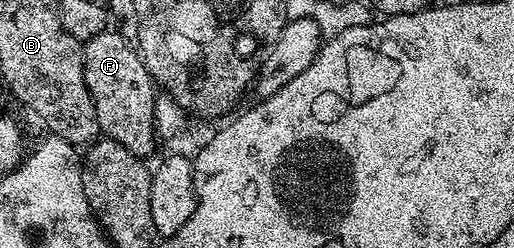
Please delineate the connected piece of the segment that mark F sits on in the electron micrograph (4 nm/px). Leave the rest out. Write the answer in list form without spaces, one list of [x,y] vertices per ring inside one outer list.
[[[106,30],[84,41],[83,59],[85,81],[89,93],[93,95],[102,133],[108,139],[119,142],[119,146],[127,146],[131,154],[149,158],[159,141],[153,114],[155,81],[146,70],[138,49],[130,41],[124,40],[120,31]]]

